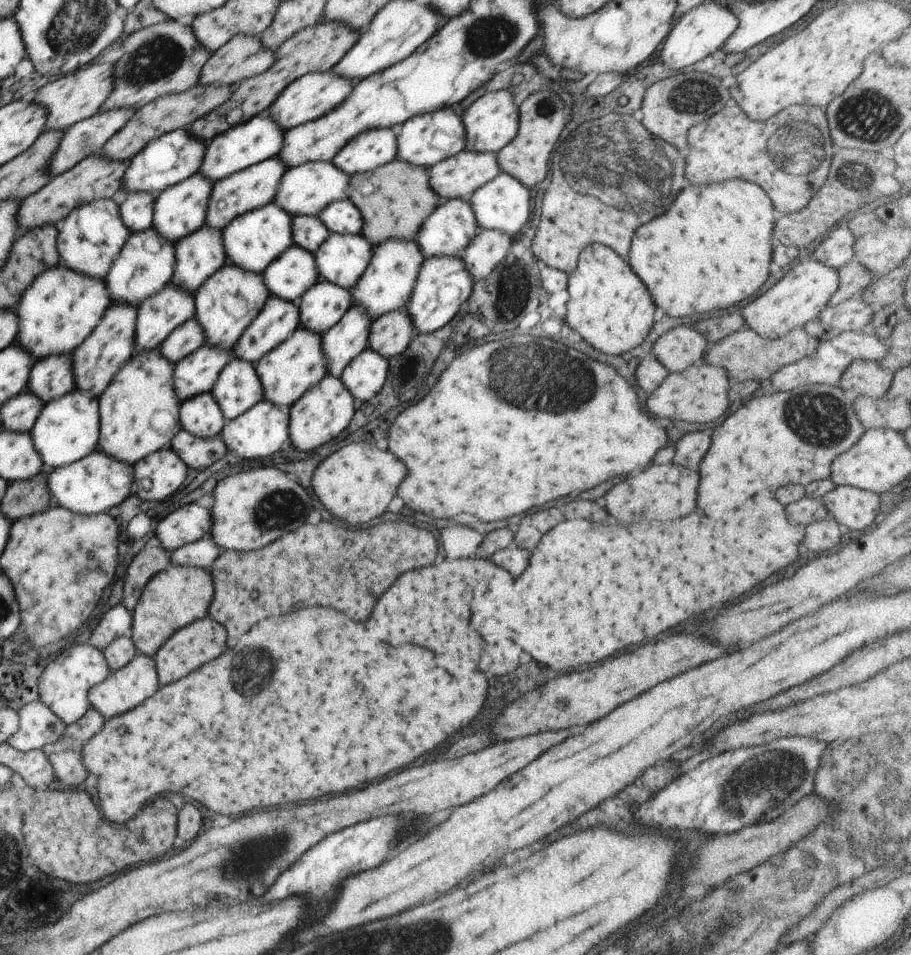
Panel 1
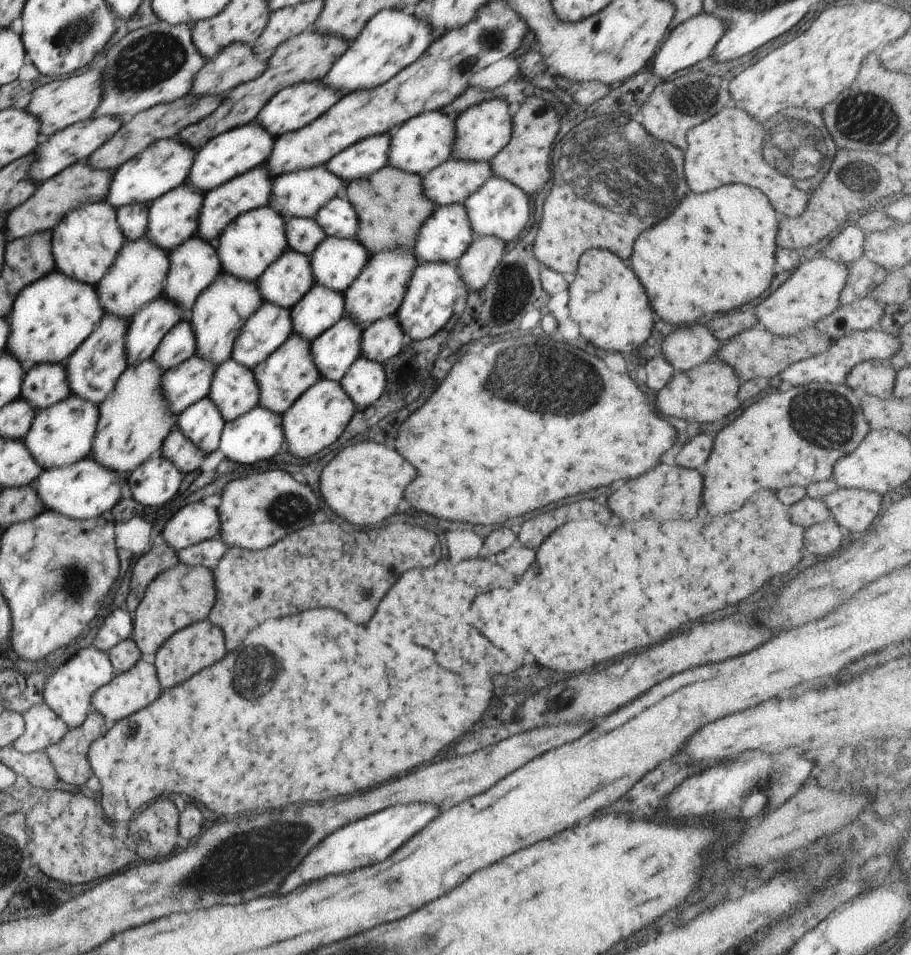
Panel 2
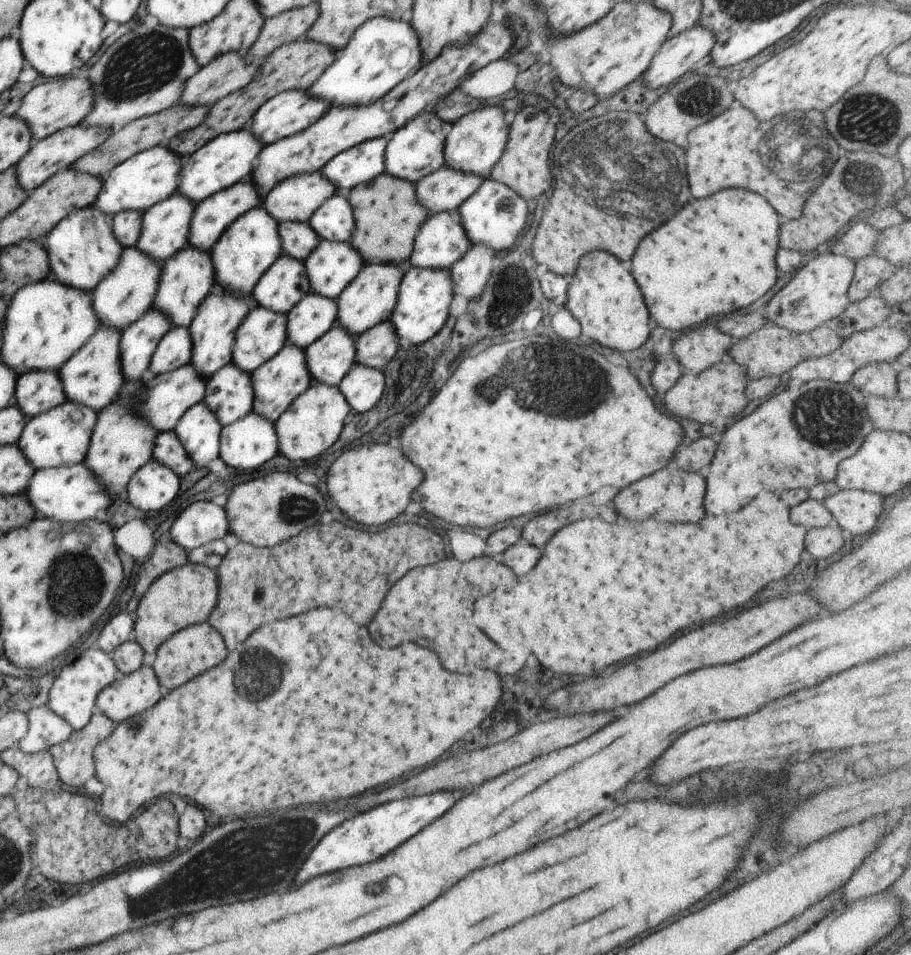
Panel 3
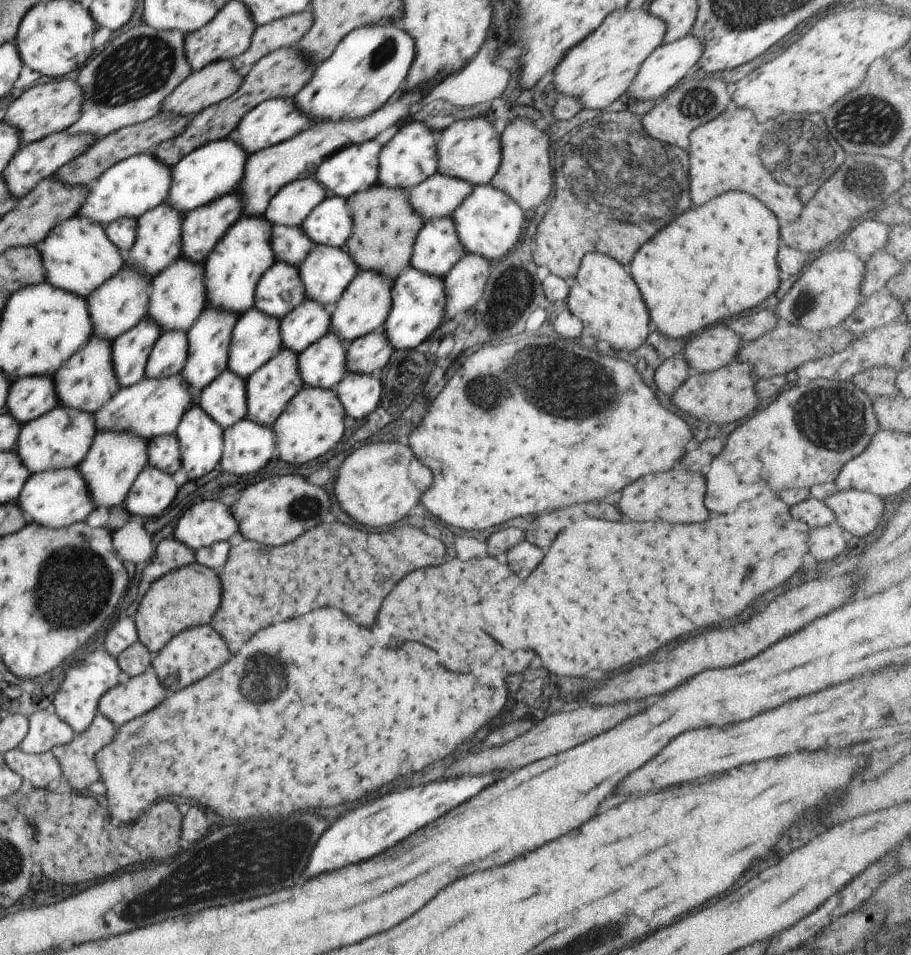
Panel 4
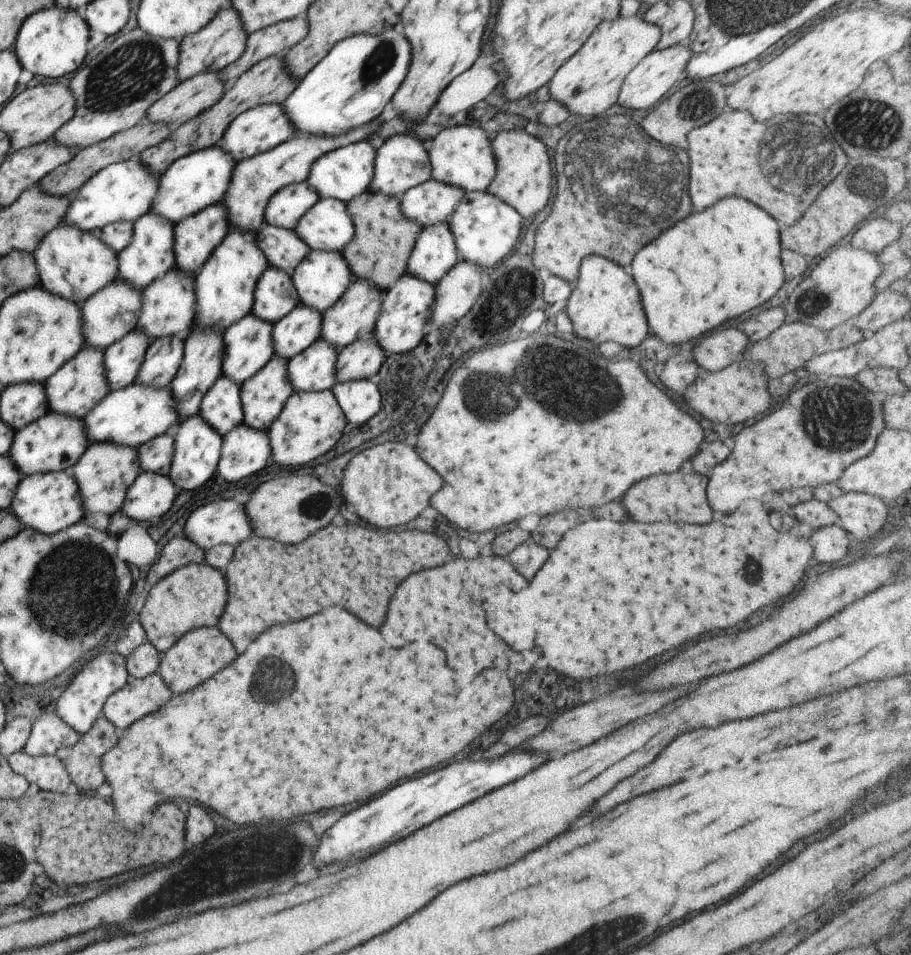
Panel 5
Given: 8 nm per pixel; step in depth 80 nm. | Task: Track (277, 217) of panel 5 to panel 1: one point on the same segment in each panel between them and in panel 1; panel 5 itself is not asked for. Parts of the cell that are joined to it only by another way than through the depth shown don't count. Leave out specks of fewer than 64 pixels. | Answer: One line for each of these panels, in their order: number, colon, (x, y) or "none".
1: (307, 189)
2: (300, 194)
3: (295, 199)
4: (290, 206)

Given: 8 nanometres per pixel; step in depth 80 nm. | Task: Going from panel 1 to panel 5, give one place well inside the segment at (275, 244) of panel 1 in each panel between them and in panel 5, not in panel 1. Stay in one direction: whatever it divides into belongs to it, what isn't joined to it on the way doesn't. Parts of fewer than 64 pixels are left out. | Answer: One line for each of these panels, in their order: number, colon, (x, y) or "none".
2: (252, 242)
3: (250, 246)
4: (234, 266)
5: (225, 285)

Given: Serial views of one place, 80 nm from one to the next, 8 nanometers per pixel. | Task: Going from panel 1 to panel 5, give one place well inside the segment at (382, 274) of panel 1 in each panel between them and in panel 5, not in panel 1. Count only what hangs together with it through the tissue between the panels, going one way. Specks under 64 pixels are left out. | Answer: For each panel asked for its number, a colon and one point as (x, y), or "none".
2: (377, 293)
3: (371, 298)
4: (364, 306)
5: (353, 316)

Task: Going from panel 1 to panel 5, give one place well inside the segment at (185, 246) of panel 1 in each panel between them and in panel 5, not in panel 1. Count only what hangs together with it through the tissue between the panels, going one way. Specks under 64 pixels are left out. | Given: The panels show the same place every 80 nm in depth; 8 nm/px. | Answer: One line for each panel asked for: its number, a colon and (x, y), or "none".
2: (194, 265)
3: (188, 277)
4: (178, 294)
5: (169, 307)

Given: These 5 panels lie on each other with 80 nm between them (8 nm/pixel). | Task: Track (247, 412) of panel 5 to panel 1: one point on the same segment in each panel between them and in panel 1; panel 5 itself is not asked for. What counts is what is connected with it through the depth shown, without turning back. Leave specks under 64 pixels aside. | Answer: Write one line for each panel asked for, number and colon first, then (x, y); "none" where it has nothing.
1: (291, 369)
2: (283, 377)
3: (278, 382)
4: (269, 389)

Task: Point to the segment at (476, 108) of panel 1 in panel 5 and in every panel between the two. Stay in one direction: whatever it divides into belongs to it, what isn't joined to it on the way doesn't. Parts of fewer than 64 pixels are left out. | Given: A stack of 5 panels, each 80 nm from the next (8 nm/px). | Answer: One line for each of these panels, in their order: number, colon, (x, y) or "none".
2: (482, 132)
3: (476, 142)
4: (469, 149)
5: (462, 156)

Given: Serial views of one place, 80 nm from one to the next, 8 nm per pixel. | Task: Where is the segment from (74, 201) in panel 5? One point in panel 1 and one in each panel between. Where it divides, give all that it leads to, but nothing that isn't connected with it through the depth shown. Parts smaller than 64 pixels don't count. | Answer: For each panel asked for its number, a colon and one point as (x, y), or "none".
1: (175, 156)
2: (160, 168)
3: (152, 176)
4: (140, 182)

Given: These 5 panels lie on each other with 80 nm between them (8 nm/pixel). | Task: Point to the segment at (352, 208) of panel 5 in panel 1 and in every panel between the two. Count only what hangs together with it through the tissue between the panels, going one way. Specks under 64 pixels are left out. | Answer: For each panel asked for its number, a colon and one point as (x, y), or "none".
1: (395, 200)
2: (391, 208)
3: (387, 216)
4: (385, 227)

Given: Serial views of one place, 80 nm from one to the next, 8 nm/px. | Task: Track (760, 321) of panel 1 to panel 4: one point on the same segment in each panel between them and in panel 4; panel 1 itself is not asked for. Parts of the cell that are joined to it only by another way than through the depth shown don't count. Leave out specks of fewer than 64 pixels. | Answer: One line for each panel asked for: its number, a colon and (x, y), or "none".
2: (813, 291)
3: (818, 292)
4: (826, 292)

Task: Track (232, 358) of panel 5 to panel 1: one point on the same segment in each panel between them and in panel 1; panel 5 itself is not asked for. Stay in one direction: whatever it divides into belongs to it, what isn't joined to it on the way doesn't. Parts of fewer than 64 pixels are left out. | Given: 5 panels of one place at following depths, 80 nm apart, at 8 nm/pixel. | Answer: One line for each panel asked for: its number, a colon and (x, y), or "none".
1: (278, 319)
2: (270, 326)
3: (263, 333)
4: (256, 338)

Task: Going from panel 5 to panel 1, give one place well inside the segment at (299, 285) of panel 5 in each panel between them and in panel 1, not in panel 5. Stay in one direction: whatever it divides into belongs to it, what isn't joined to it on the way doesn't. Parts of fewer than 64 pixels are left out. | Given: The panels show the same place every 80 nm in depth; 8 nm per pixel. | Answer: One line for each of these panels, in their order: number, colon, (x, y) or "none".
1: (342, 259)
2: (336, 263)
3: (332, 266)
4: (326, 272)

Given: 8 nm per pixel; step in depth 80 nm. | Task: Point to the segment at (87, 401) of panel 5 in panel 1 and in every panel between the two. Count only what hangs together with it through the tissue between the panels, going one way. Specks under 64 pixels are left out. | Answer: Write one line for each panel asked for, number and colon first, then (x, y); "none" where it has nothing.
1: (103, 354)
2: (92, 371)
3: (93, 377)
4: (87, 381)

